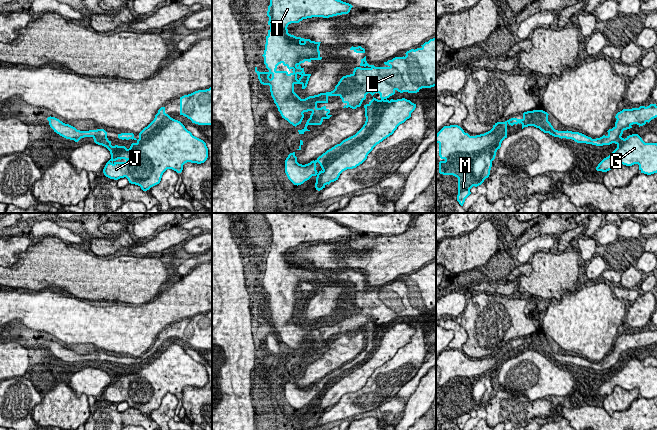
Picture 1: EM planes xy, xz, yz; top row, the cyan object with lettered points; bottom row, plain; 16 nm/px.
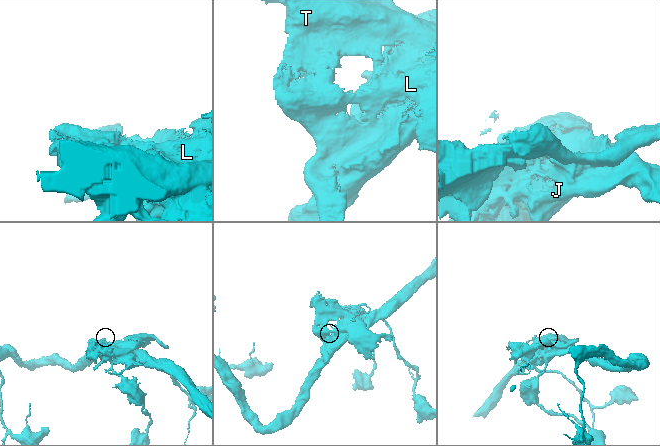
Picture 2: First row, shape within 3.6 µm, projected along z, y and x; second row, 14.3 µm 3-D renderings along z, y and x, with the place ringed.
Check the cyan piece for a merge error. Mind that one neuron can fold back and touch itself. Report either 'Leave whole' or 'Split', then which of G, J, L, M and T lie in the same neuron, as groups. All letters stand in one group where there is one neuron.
Split. Groups: G J / L M T

